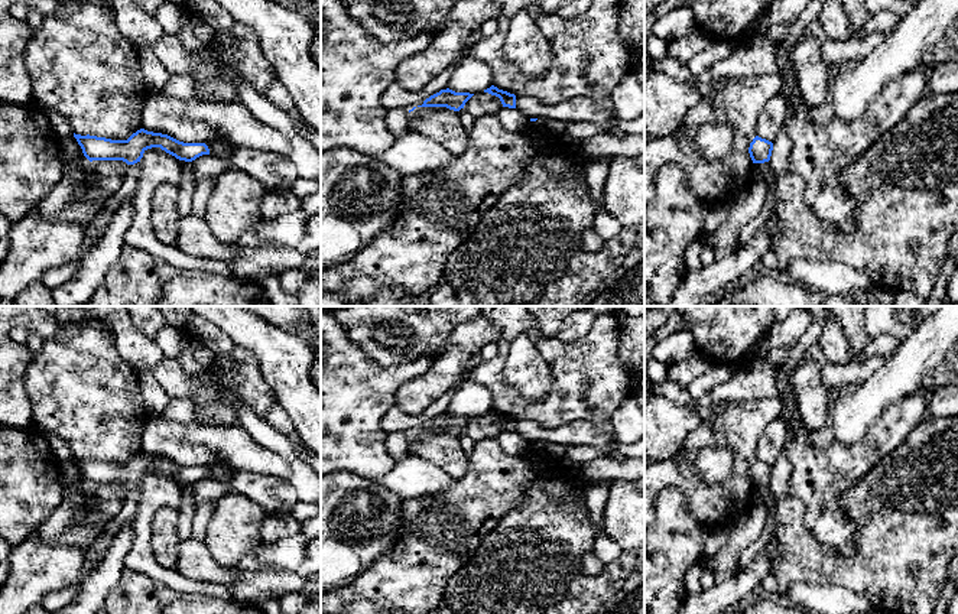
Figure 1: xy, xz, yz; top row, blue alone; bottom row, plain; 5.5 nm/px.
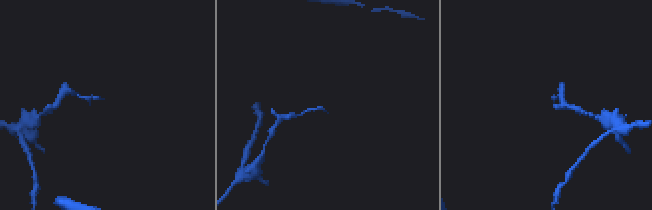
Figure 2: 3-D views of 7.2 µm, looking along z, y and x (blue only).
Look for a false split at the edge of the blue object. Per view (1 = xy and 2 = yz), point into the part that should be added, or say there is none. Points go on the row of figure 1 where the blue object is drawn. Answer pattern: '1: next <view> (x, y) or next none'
1: next none
2: next none

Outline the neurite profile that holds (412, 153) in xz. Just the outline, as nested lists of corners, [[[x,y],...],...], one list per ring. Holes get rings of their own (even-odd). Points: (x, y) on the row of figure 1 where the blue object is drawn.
[[[407,131],[374,157],[400,175],[420,175],[446,168],[454,156],[435,140]]]

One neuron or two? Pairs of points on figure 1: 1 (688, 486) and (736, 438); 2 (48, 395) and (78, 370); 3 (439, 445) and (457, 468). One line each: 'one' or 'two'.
1: one
2: one
3: one

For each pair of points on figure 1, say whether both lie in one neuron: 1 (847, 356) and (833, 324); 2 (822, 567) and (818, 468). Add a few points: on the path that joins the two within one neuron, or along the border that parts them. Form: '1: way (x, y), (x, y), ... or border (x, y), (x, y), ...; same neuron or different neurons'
1: way (840, 348), (833, 341), (833, 331); same neuron
2: border (802, 516), (821, 543), (843, 555), (854, 552); different neurons

